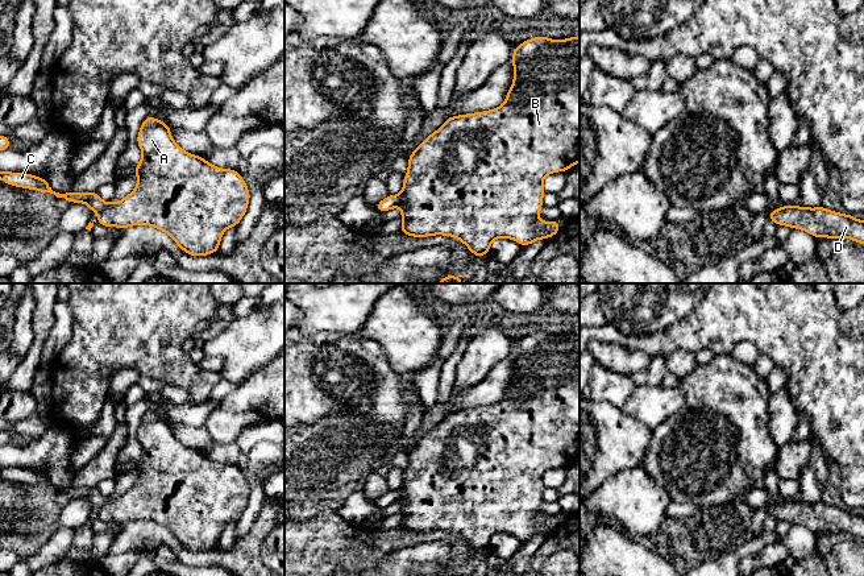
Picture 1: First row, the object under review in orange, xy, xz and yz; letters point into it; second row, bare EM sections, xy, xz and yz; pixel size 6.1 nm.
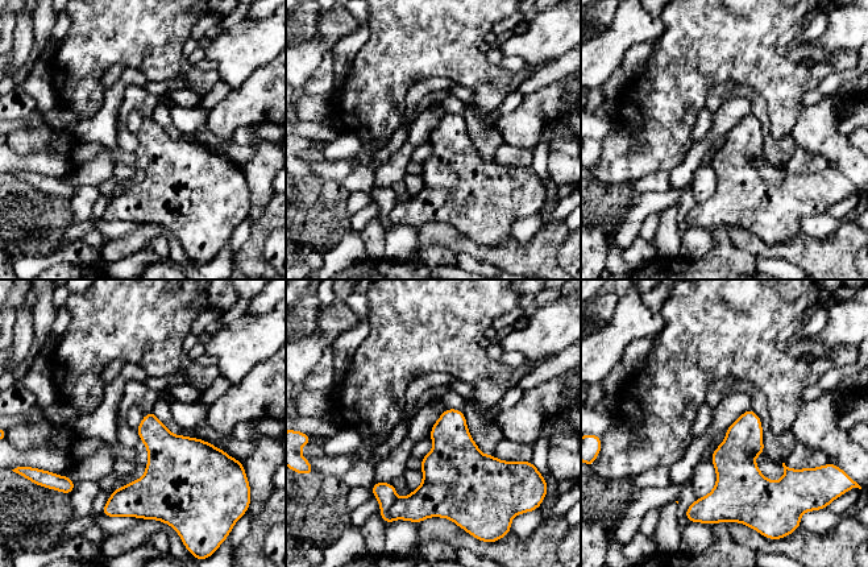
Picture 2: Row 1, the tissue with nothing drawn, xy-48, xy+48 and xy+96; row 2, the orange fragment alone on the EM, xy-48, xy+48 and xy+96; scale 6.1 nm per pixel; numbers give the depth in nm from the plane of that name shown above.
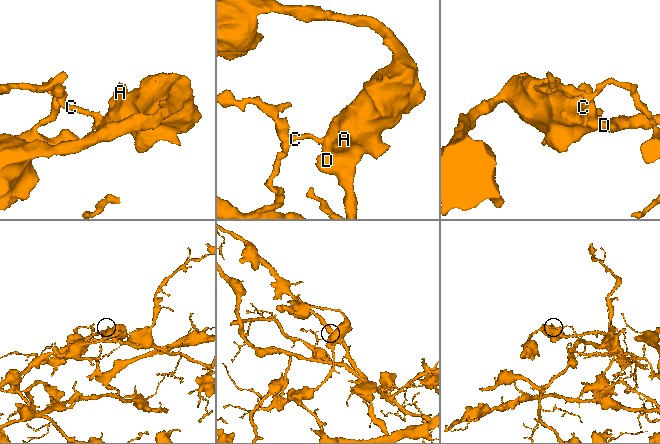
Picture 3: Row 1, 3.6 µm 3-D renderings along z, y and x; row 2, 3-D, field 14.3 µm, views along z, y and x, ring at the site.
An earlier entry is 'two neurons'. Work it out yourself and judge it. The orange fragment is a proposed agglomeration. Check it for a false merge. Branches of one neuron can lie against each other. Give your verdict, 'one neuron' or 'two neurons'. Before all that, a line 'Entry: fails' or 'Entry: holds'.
Entry: holds
two neurons

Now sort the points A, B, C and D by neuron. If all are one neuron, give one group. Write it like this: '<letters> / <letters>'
A B D / C

